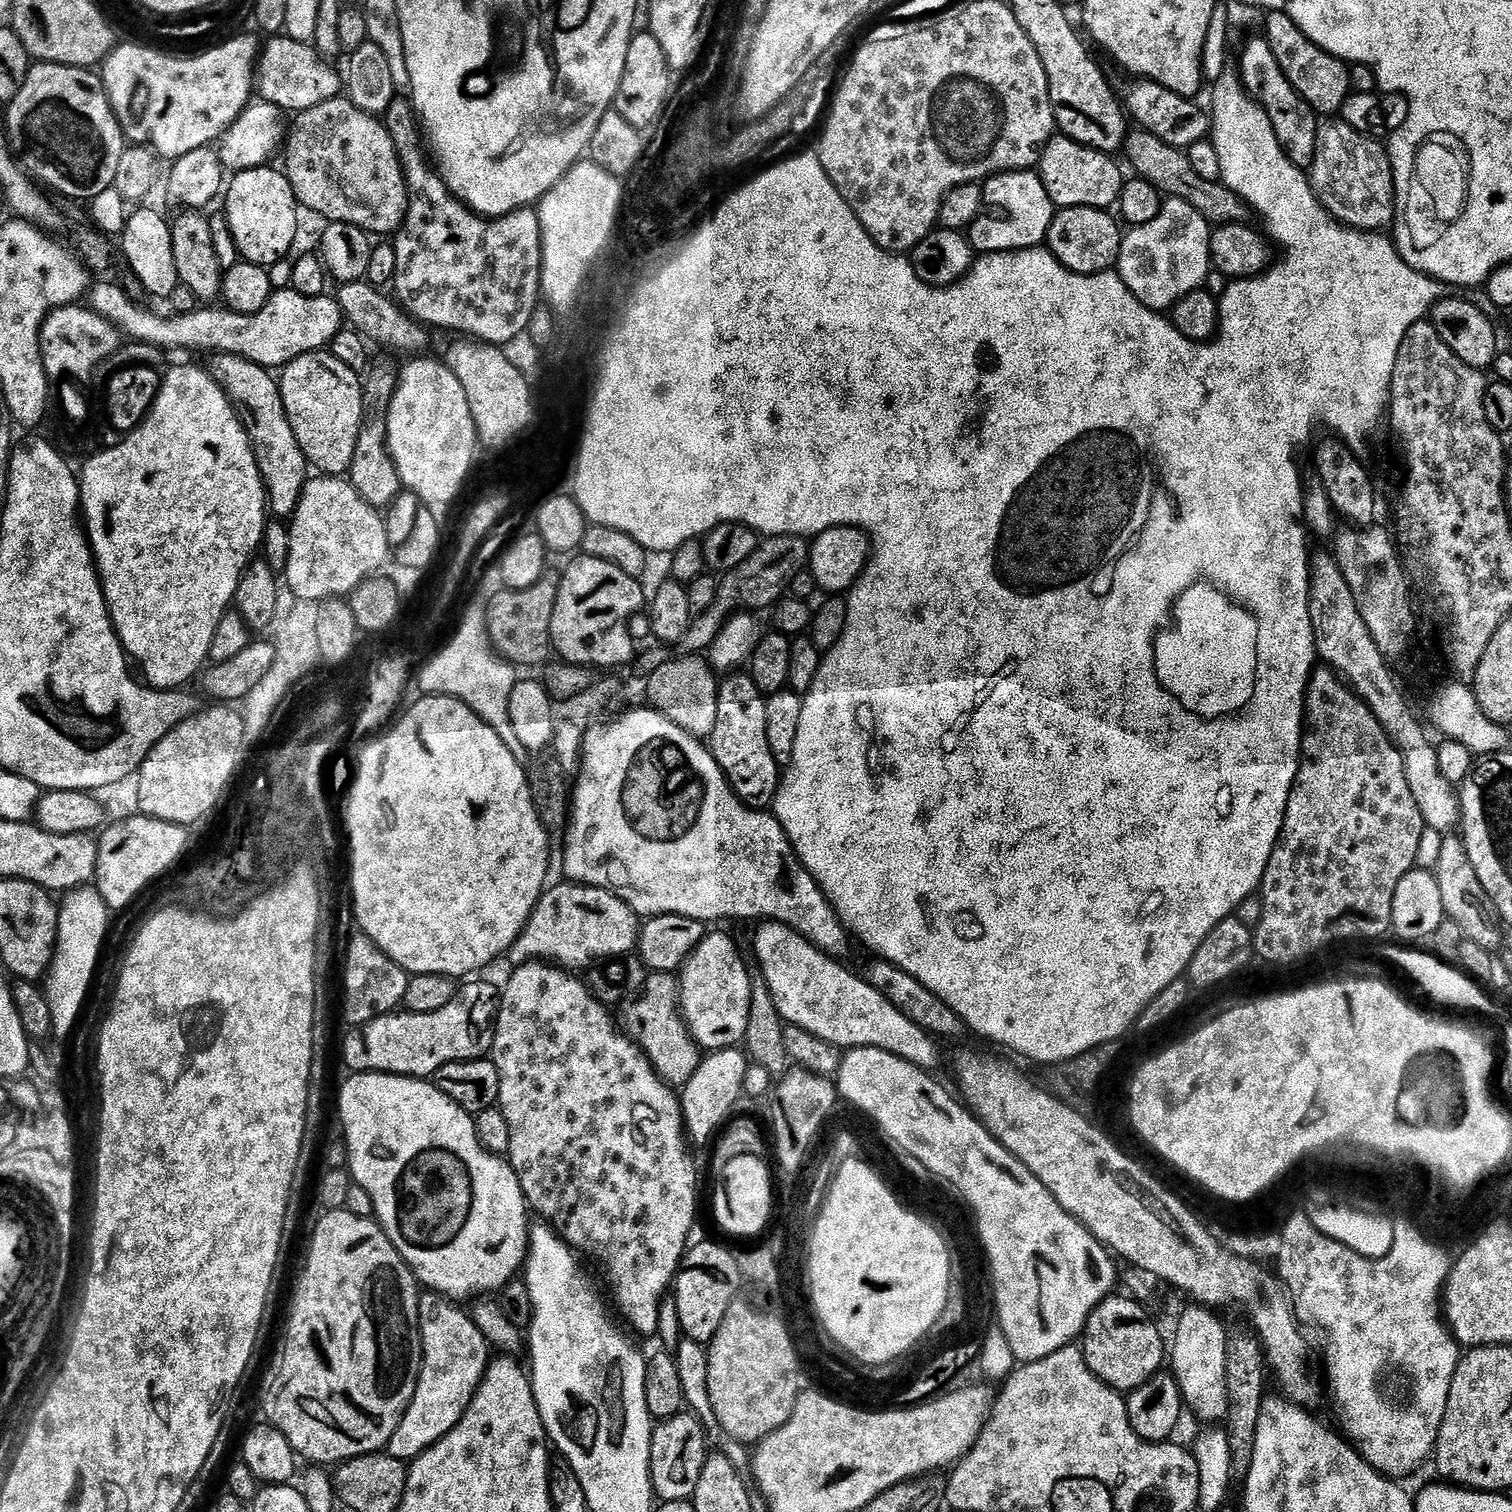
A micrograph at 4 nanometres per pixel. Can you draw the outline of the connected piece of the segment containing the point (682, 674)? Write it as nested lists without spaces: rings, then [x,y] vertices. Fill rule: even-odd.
[[[684,654],[681,657],[681,660],[667,659],[665,664],[660,666],[656,672],[651,673],[649,680],[652,681],[648,684],[649,690],[652,691],[651,707],[668,717],[669,720],[673,720],[678,726],[682,726],[691,736],[711,737],[716,725],[716,711],[720,705],[721,685],[718,680],[716,684],[716,676],[704,658],[696,654]]]

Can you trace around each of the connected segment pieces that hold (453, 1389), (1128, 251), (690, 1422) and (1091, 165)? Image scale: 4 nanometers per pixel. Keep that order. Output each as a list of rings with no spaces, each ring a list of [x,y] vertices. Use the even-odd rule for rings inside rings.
[[[444,1303],[448,1304],[438,1305],[423,1325],[424,1363],[430,1367],[400,1423],[400,1429],[387,1447],[389,1453],[405,1462],[411,1461],[411,1456],[420,1456],[423,1452],[425,1455],[444,1436],[460,1427],[473,1407],[472,1399],[475,1396],[477,1399],[490,1367],[490,1341],[475,1319],[469,1313],[467,1316],[462,1309],[455,1308],[452,1305],[455,1303]]]
[[[1179,198],[1165,199],[1160,213],[1152,221],[1133,227],[1131,230],[1133,232],[1129,236],[1127,233],[1120,245],[1118,275],[1143,304],[1153,310],[1172,310],[1181,301],[1201,291],[1200,287],[1208,280],[1208,271],[1212,272],[1214,268],[1211,254],[1214,228],[1209,219],[1195,206]]]
[[[679,1414],[665,1419],[655,1429],[652,1442],[652,1482],[657,1497],[664,1502],[681,1502],[692,1495],[695,1497],[699,1493],[704,1463],[709,1455],[708,1436],[698,1417]]]
[[[1053,135],[1040,153],[1038,175],[1050,194],[1053,205],[1061,208],[1111,209],[1118,200],[1116,164],[1104,152],[1087,148],[1068,136]],[[1112,204],[1112,205],[1111,205]]]

